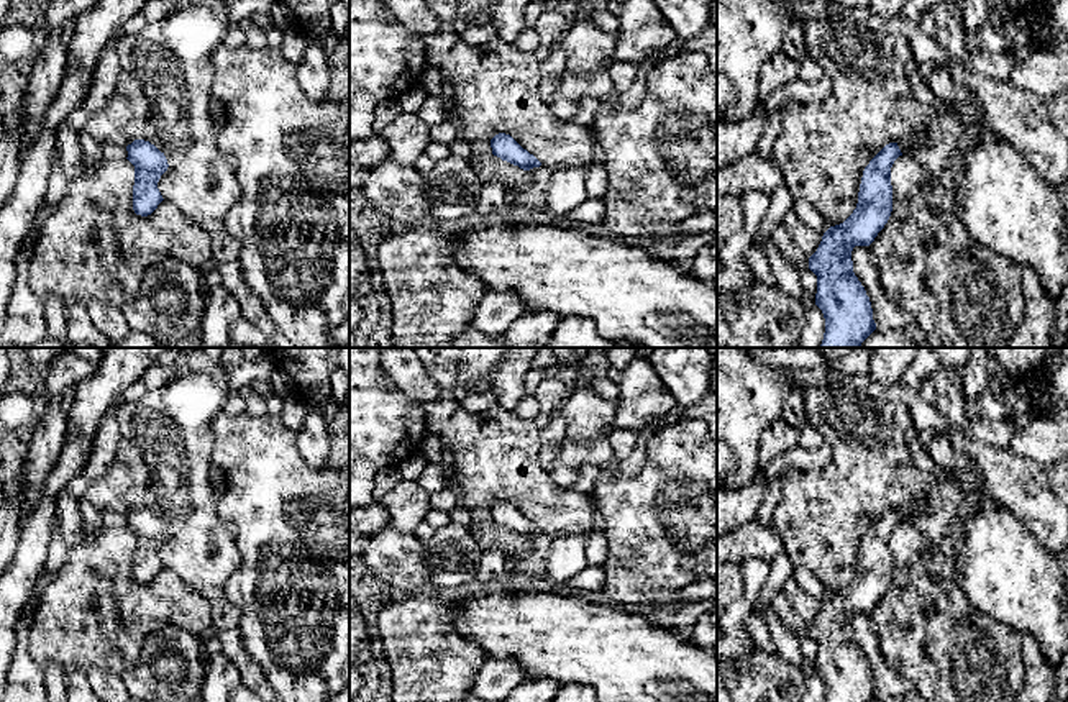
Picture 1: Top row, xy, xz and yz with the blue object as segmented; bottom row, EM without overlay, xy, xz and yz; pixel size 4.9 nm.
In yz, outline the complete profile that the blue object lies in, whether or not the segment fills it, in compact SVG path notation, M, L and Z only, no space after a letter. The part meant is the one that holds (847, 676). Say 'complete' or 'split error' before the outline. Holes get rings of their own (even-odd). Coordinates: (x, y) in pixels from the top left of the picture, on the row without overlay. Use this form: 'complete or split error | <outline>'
split error | M935 490L886 512L869 528L856 576L843 590L824 600L809 625L809 636L817 643L815 672L825 686L824 702L871 702L876 697L869 664L853 640L851 618L869 613L884 595L892 579L891 535L899 523L919 515L933 495Z

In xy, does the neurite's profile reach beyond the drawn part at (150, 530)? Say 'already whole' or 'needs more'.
already whole

